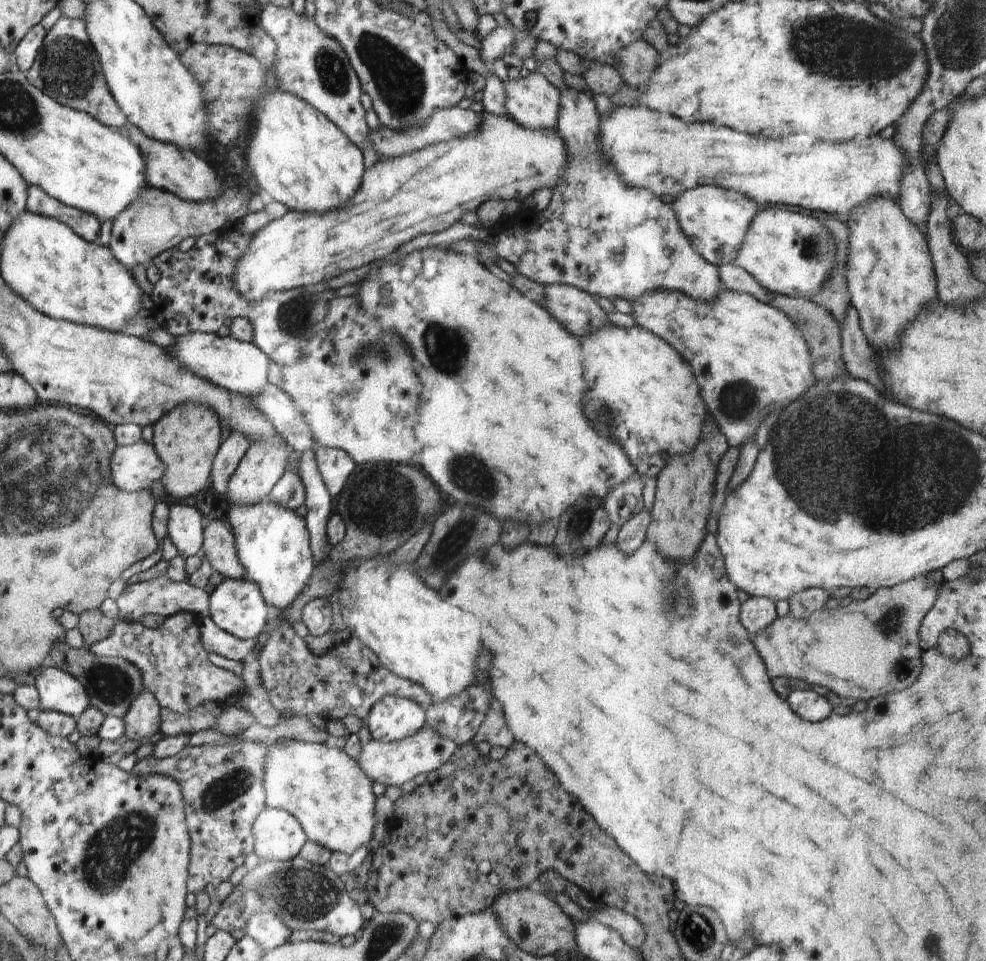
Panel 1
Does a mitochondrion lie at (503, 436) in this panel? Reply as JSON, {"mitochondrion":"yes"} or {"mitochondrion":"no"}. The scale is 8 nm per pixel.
{"mitochondrion":"no"}

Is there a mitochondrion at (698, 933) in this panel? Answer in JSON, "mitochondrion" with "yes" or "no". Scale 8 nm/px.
{"mitochondrion":"yes"}

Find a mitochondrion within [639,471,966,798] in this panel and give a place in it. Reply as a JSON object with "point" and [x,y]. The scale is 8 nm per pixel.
{"point":[684,594]}

